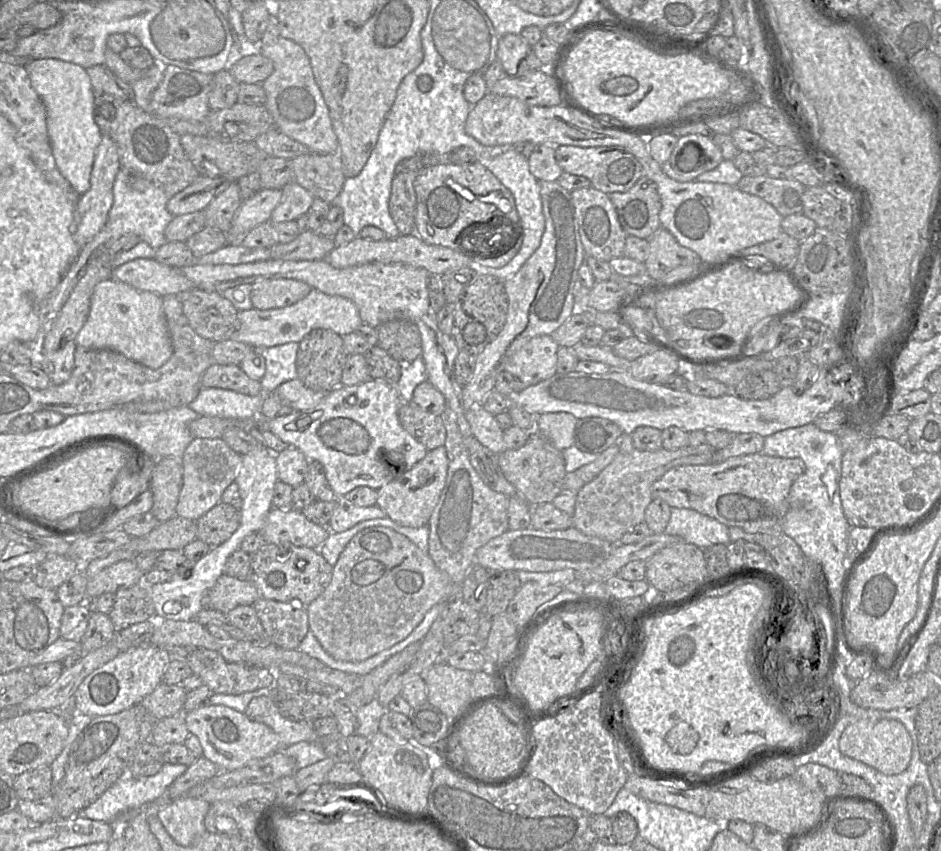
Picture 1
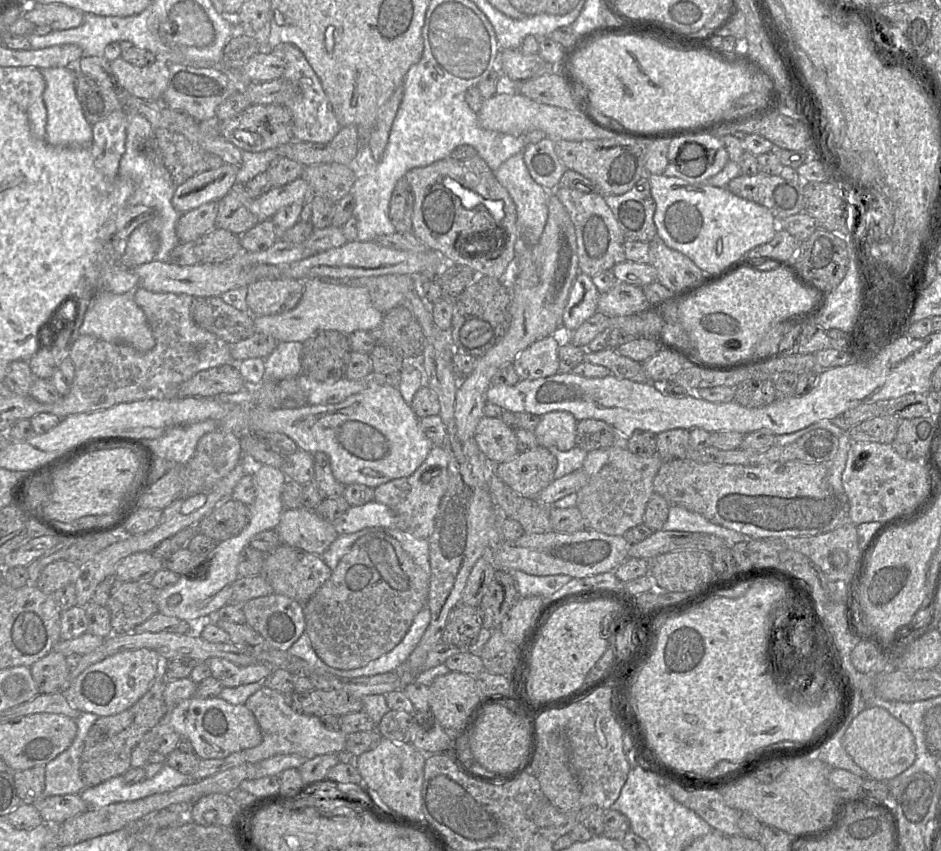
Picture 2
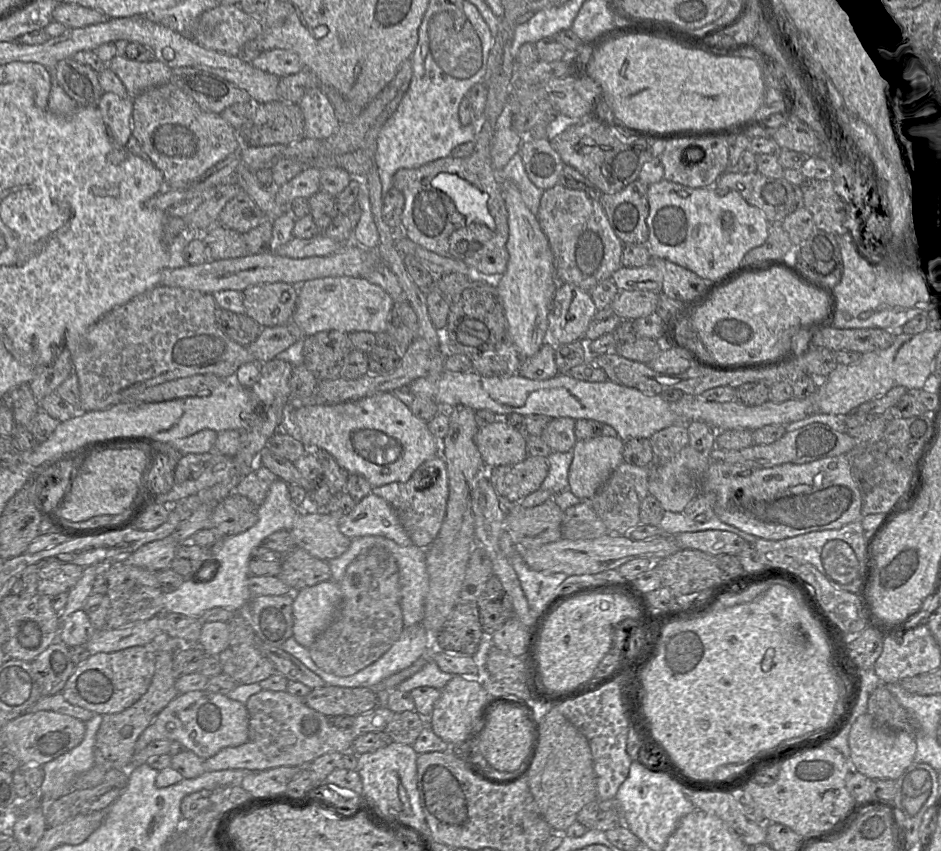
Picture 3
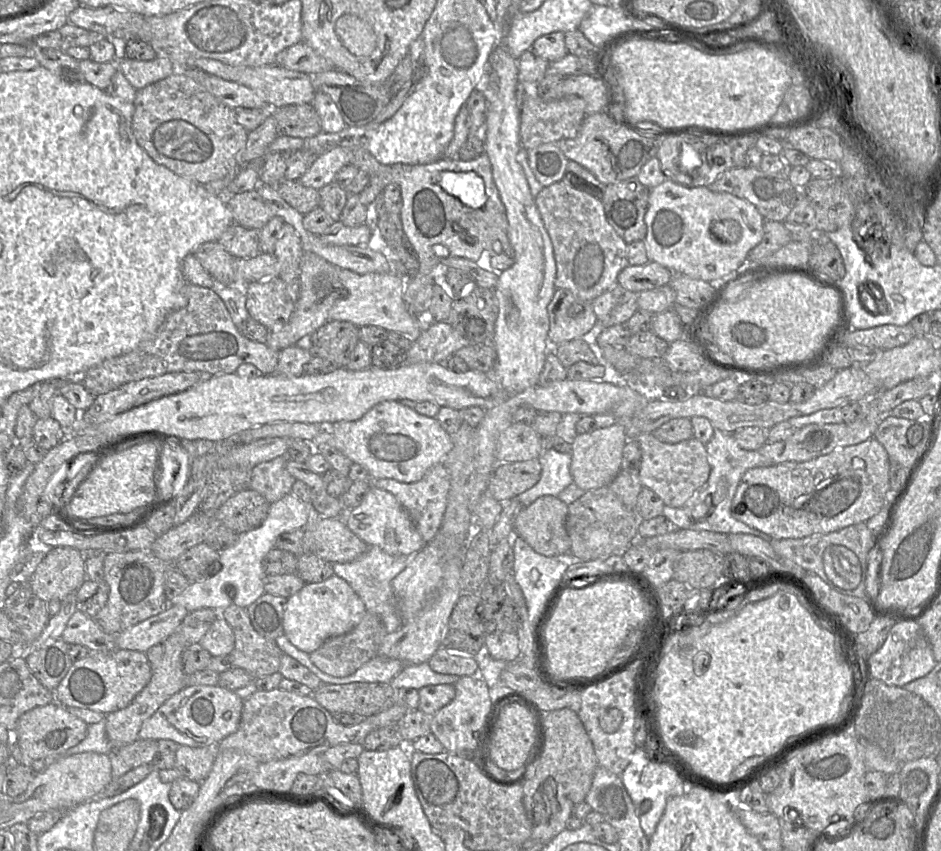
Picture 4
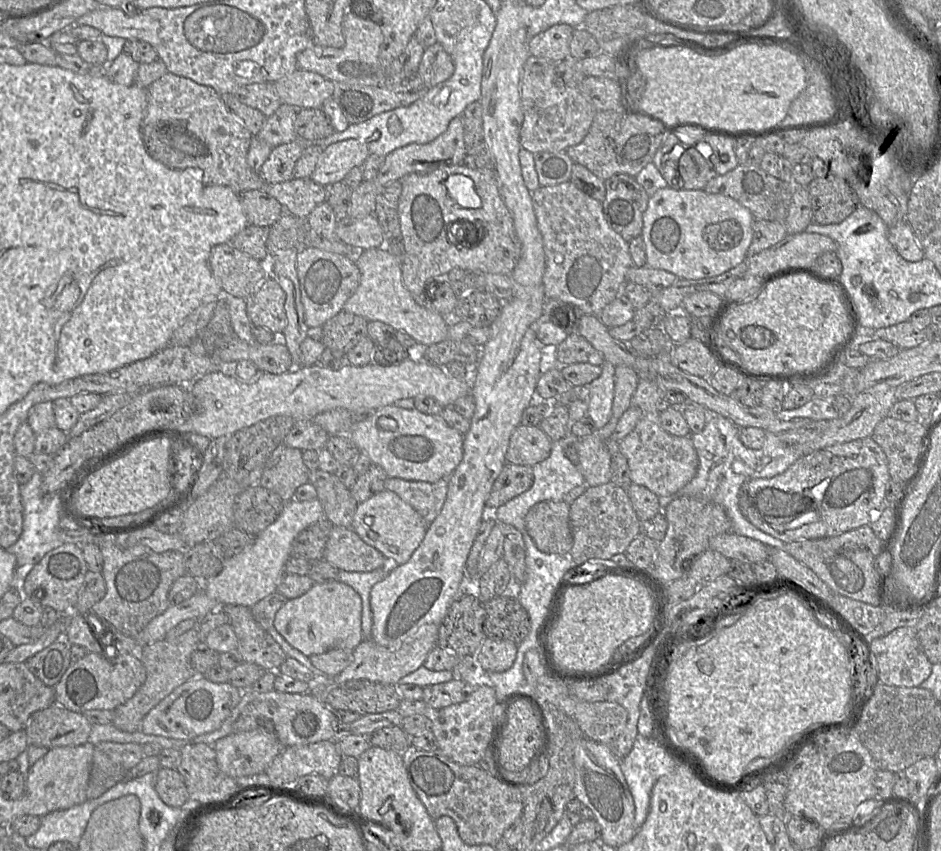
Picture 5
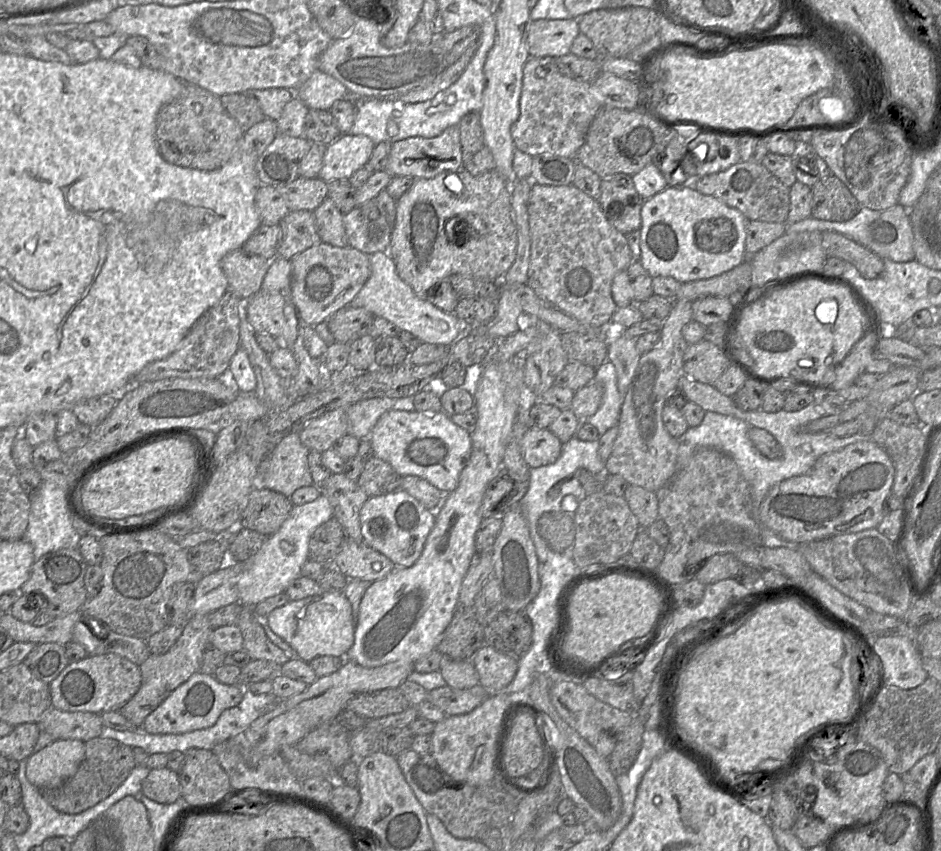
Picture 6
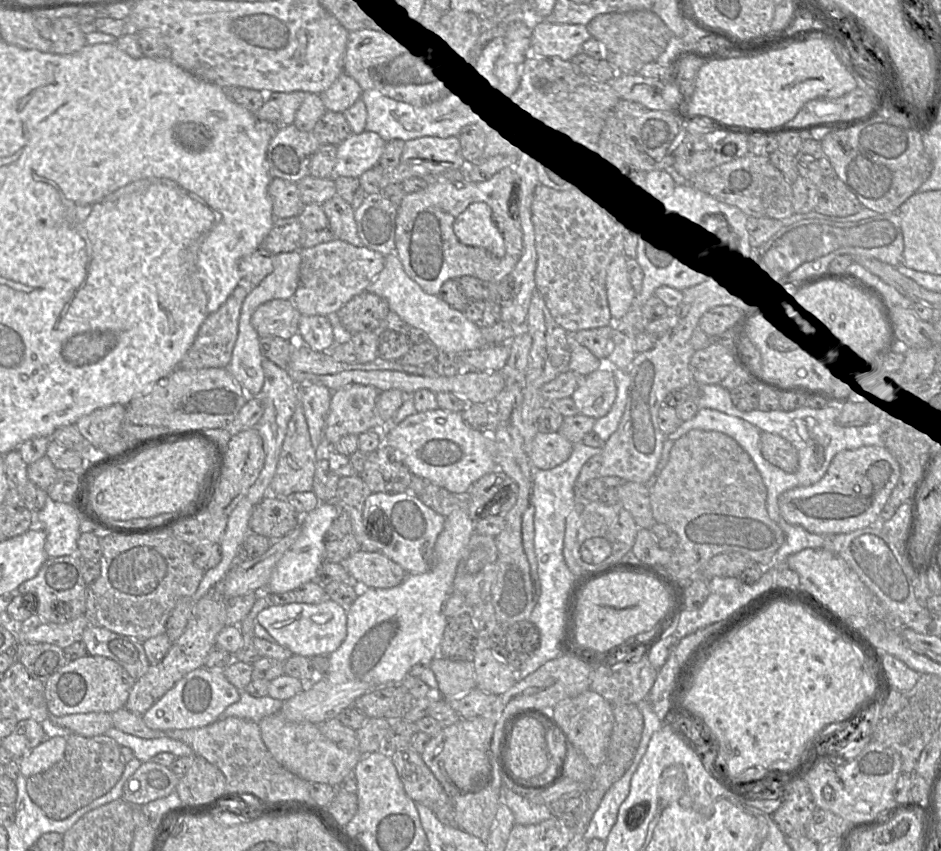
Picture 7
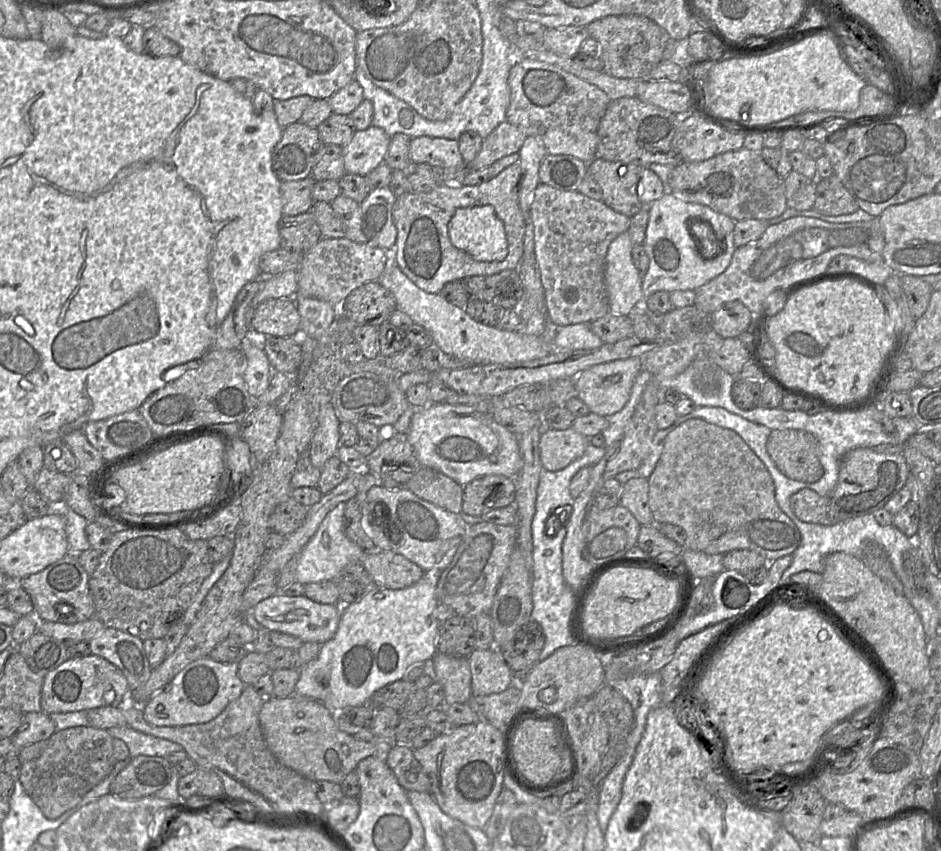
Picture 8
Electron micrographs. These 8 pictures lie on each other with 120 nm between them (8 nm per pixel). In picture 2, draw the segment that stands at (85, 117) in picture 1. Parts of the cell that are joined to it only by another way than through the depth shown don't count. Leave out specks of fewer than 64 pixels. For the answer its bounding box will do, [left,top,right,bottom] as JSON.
[39,67,93,147]

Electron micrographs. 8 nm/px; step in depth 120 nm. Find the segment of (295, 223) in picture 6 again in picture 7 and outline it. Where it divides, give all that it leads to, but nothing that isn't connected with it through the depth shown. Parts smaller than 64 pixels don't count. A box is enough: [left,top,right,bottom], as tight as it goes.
[297,205,336,249]

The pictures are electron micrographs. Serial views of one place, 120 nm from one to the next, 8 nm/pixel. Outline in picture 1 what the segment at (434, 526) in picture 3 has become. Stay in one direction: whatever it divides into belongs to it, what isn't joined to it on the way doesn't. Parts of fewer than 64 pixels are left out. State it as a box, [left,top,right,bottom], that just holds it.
[376,446,448,528]

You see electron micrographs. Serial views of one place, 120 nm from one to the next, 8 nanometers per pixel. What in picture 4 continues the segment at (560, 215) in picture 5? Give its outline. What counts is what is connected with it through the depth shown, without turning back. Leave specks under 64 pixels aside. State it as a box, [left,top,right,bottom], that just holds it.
[535,180,629,302]

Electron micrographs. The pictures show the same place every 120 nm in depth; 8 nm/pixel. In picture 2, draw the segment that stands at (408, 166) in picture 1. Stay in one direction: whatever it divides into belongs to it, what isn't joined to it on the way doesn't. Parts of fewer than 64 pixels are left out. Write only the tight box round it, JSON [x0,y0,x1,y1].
[389,177,413,233]

